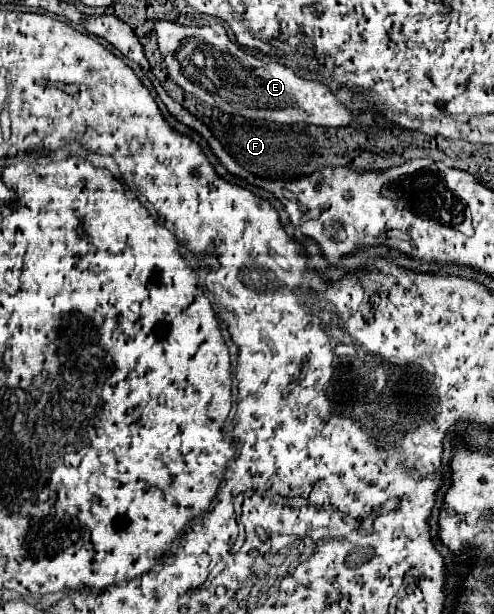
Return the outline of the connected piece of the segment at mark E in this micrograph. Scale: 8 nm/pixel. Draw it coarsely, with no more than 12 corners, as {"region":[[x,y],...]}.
{"region":[[155,19],[169,77],[245,119],[347,127],[327,85]]}

